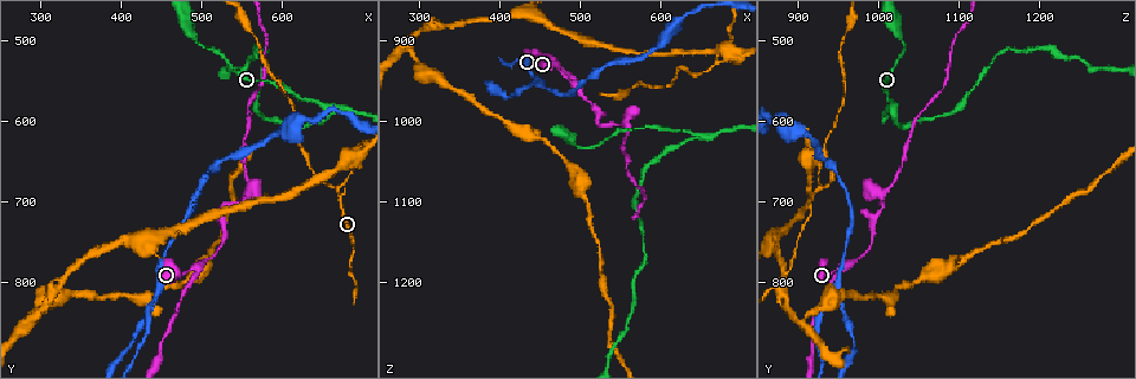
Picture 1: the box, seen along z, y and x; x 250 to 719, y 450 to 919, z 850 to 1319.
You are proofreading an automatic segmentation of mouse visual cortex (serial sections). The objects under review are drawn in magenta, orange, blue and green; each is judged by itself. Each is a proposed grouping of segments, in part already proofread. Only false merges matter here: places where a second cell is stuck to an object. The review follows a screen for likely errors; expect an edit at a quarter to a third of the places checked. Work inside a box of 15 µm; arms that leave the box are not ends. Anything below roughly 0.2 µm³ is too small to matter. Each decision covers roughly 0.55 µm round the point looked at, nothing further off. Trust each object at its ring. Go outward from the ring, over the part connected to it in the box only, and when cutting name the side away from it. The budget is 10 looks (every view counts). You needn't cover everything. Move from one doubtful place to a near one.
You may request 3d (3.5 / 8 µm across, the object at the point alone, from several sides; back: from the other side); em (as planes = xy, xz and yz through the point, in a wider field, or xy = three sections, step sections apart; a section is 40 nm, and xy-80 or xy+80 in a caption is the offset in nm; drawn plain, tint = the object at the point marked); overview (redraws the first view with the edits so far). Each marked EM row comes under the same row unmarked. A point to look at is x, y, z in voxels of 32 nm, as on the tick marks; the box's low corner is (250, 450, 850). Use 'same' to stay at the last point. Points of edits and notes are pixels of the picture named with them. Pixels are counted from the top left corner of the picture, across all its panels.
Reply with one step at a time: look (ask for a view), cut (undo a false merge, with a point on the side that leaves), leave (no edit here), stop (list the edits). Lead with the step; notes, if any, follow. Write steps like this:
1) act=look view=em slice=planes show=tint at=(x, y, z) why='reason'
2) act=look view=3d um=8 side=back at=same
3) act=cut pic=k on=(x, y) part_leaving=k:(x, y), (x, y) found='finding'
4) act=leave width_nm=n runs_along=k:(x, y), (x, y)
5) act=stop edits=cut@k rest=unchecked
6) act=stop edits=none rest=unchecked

act=look view=3d um=3.5 at=(655, 585, 1020) why='thick turns thin'

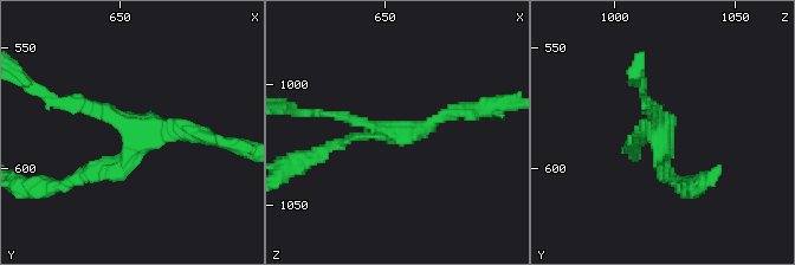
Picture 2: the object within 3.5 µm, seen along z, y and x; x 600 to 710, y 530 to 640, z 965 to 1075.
act=look view=em slice=xy step=1 show=tint at=(657, 585, 1019) arms=3 arm_widths_nm=150,150,200

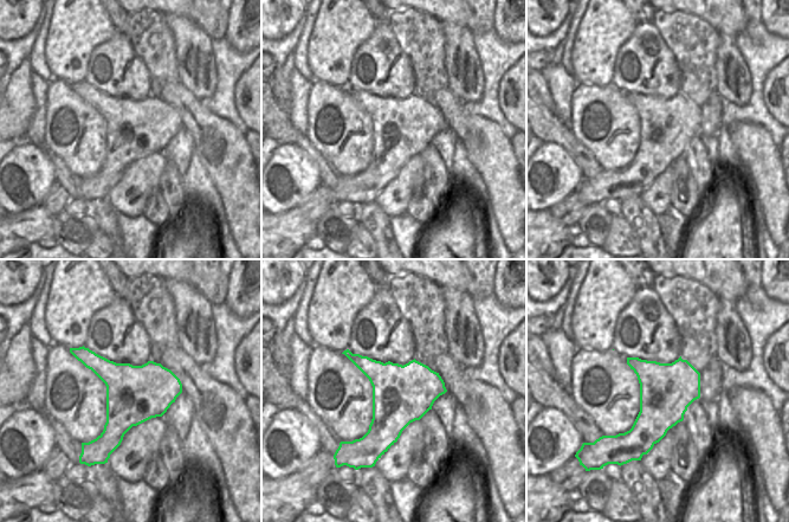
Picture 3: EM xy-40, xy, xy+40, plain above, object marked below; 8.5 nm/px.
act=leave runs_along=2:(645, 97), (658, 116), (670, 174) found='continuous, no second cell'

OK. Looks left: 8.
act=look view=3d um=3.5 at=(665, 685, 930) why='a fork'

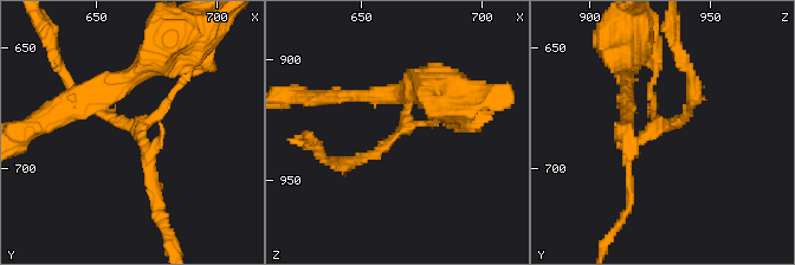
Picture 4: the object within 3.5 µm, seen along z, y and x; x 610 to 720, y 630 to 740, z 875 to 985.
act=look view=em slice=xy step=2 show=tint at=(668, 683, 927) why='now the EM'

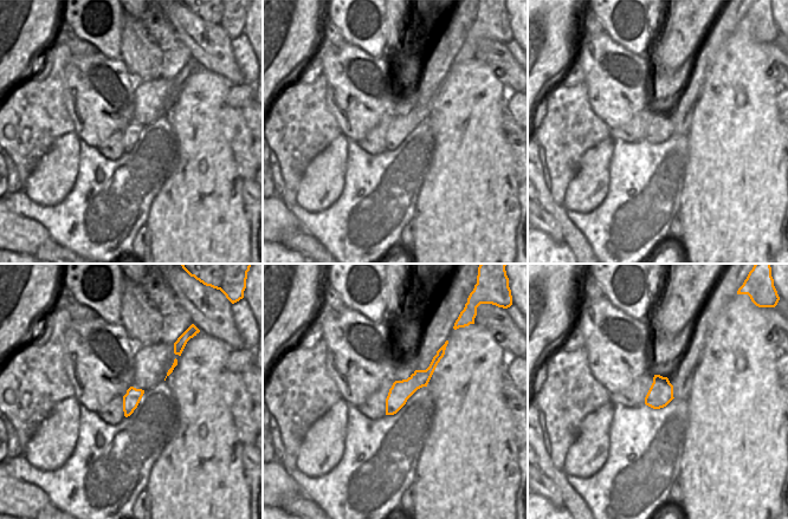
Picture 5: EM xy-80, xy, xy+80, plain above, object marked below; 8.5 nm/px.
act=leave runs_along=5:(439, 354), (388, 412) found='continuous, no second cell'

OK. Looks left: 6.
act=look view=3d um=3.5 side=back at=(490, 780, 955) why='arms part here'

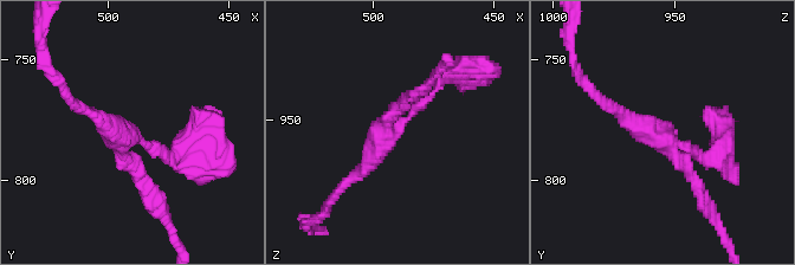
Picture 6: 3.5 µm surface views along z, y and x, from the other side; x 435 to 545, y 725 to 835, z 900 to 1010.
act=look view=em slice=planes show=tint at=(494, 781, 955)

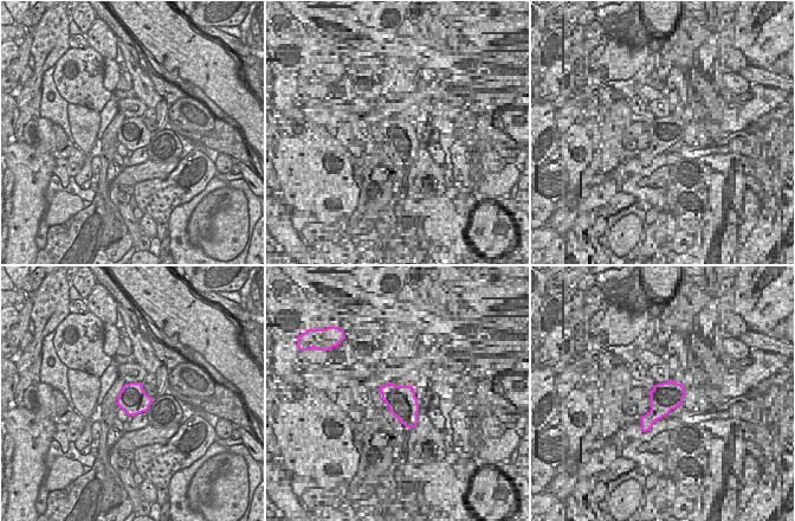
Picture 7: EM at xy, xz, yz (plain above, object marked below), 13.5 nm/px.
act=leave runs_along=6:(439, 82), (341, 188) found='continuous, no second cell'

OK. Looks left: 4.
act=look view=3d um=3.5 at=(445, 810, 950) why='branch point'

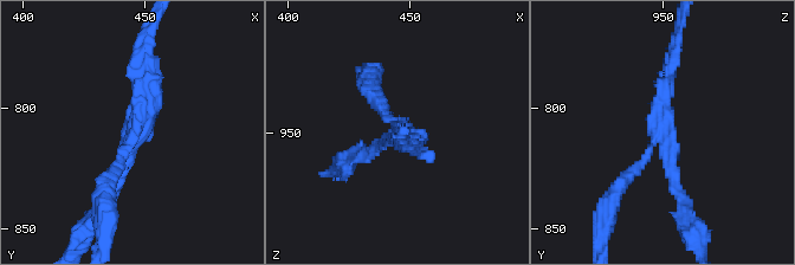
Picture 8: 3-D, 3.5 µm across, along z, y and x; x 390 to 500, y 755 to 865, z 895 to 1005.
act=look view=em slice=planes show=tint at=(446, 811, 948)

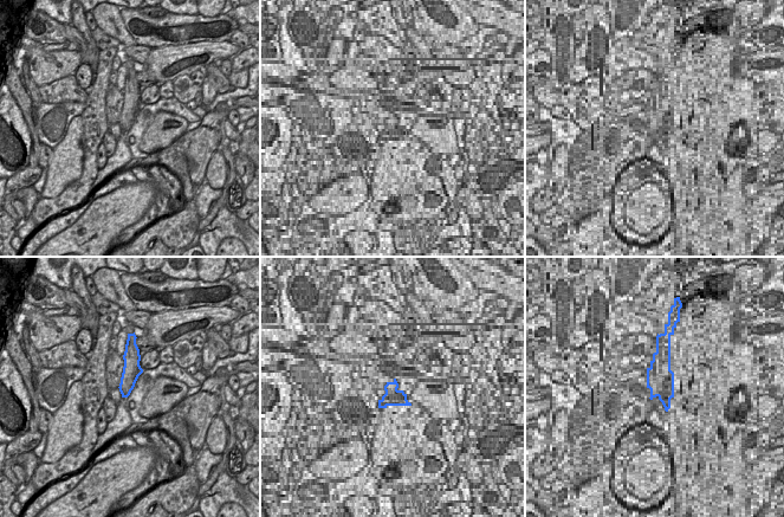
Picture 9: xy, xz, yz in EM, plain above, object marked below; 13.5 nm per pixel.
act=cut pic=8 on=(674, 175) part_leaving=8:(660, 130), (666, 76), (679, 32) found='a second cell is stuck on'

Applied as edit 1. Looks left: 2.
act=stop edits=cut@8 rest=unchecked

